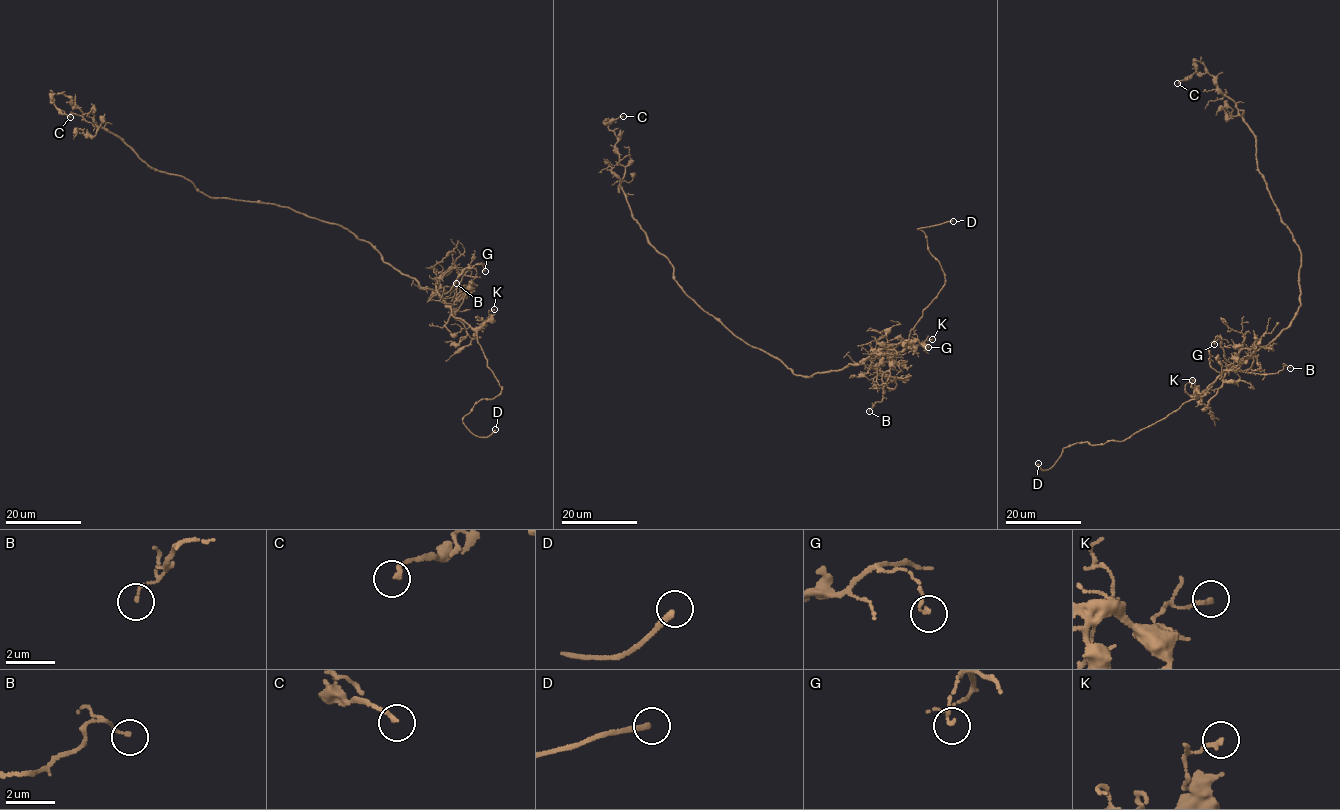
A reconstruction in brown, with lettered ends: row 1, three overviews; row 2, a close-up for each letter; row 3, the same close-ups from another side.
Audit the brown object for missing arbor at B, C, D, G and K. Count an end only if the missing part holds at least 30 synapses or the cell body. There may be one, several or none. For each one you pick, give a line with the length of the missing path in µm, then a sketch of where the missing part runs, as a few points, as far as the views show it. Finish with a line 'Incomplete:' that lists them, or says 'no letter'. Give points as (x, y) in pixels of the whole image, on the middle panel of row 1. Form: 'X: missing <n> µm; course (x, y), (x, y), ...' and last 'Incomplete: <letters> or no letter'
D: missing 6 µm; course (953, 221), (972, 218)
Incomplete: D

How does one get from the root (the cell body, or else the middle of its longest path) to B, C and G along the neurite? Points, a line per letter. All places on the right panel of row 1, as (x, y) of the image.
B: (1299, 289), (1301, 304), (1292, 322), (1253, 355), (1221, 372), (1272, 374), (1285, 365), (1290, 368)
C: (1299, 289), (1300, 247), (1258, 168), (1256, 141), (1236, 104), (1201, 61), (1177, 83)
G: (1299, 289), (1301, 304), (1292, 322), (1250, 357), (1231, 363), (1225, 358), (1216, 336), (1214, 344)

